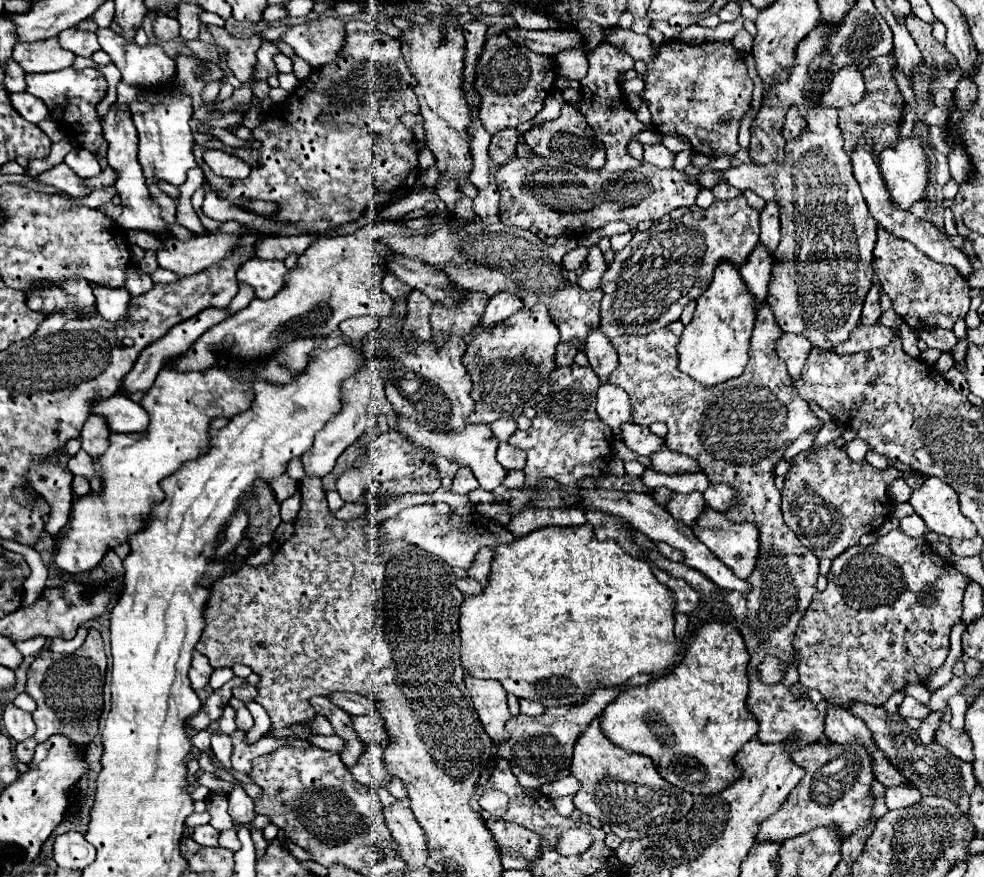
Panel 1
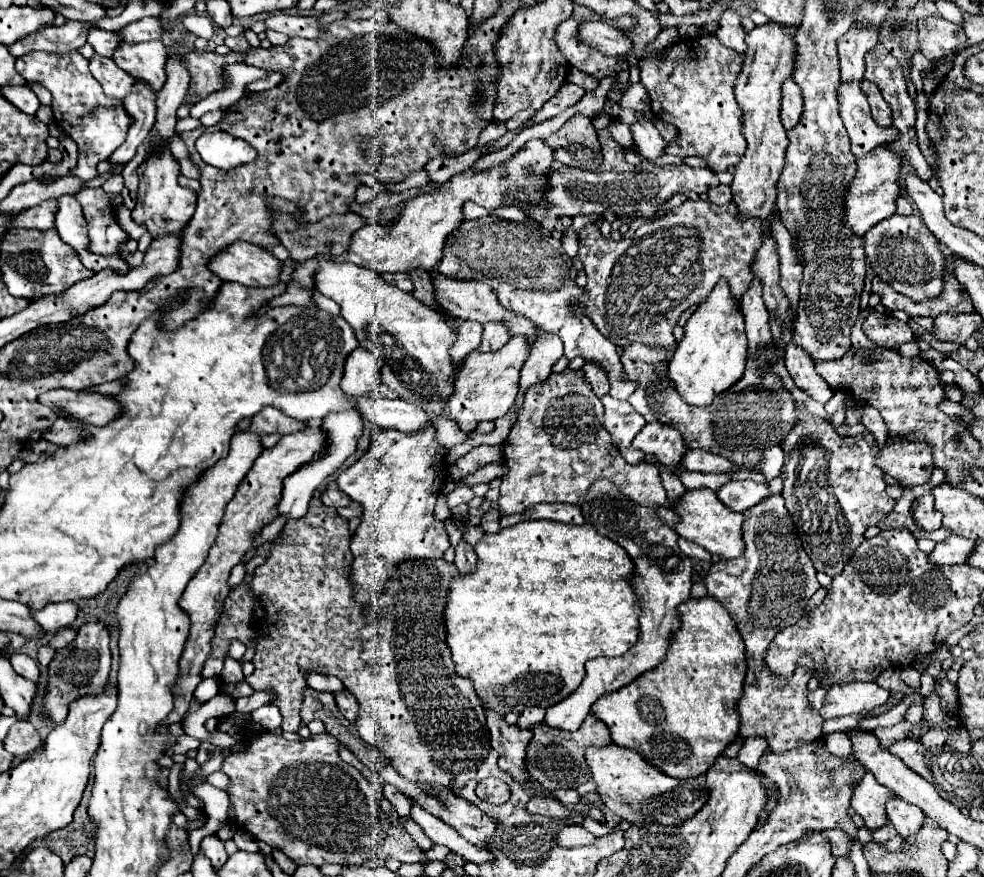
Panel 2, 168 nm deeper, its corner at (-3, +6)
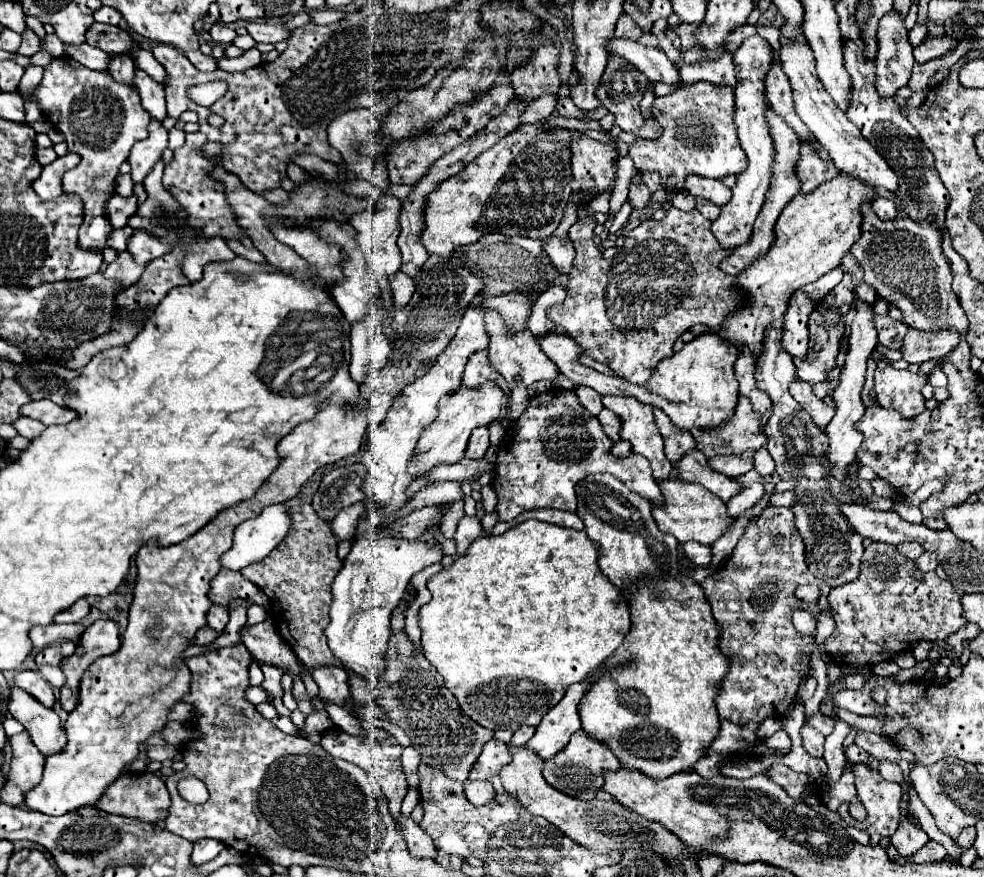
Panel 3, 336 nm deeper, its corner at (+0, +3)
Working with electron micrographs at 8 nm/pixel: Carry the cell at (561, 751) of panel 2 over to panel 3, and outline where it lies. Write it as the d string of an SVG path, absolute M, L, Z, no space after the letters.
M579 729L577 733L571 735L569 743L557 755L549 757L543 763L543 779L551 787L561 789L561 793L567 793L569 797L589 801L595 797L595 793L603 785L601 769L617 769L617 767L621 767L621 763L617 761L617 757L613 757L613 751L605 743L595 741L595 737L591 737L589 733Z

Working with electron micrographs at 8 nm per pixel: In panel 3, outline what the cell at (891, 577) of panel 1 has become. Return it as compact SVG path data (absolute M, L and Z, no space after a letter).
M873 541L863 553L857 581L831 589L827 597L837 627L823 641L823 647L833 663L861 669L889 661L923 639L943 641L967 625L961 607L963 595L949 581L939 579L937 573L919 571L895 545Z

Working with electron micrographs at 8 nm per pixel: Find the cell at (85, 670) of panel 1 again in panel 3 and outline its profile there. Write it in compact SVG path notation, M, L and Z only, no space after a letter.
M95 621L79 637L75 653L61 661L61 671L65 673L65 685L59 689L61 709L71 713L77 705L77 685L83 671L99 657L111 655L119 649L119 631L113 621Z

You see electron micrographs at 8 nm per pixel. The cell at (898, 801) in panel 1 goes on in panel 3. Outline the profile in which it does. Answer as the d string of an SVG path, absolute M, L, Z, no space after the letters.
M905 815L903 821L899 821L897 831L891 835L891 845L897 847L901 857L917 853L927 841L929 841L927 833L919 825L915 825L915 821L911 821L909 815Z

